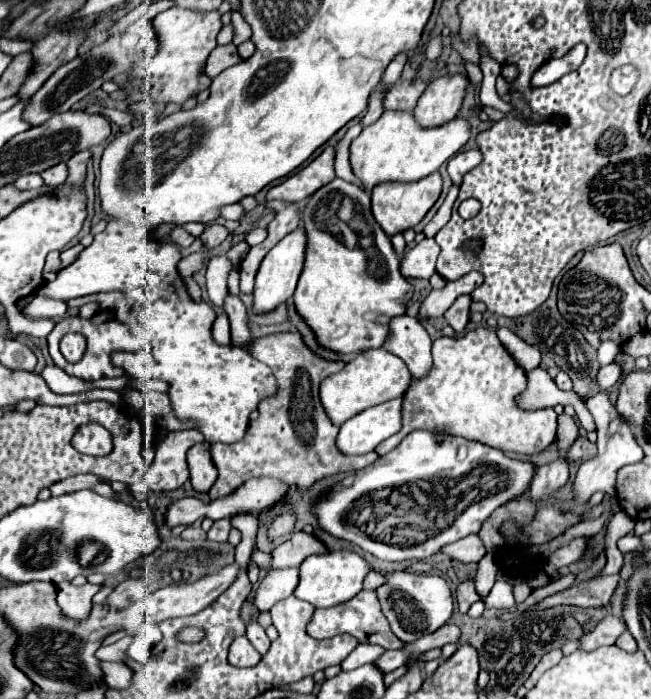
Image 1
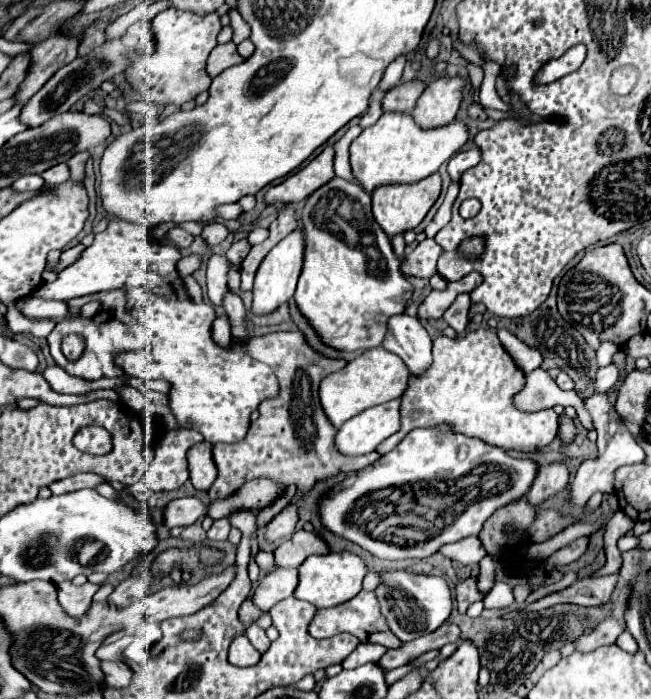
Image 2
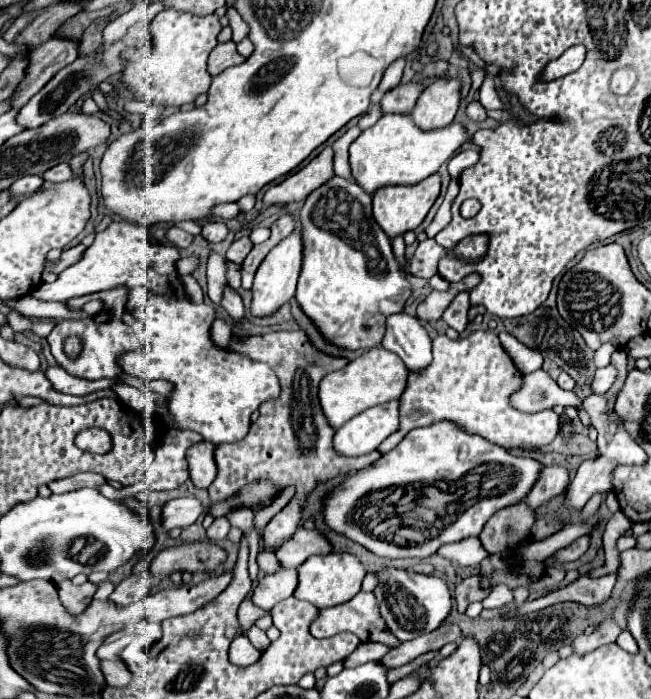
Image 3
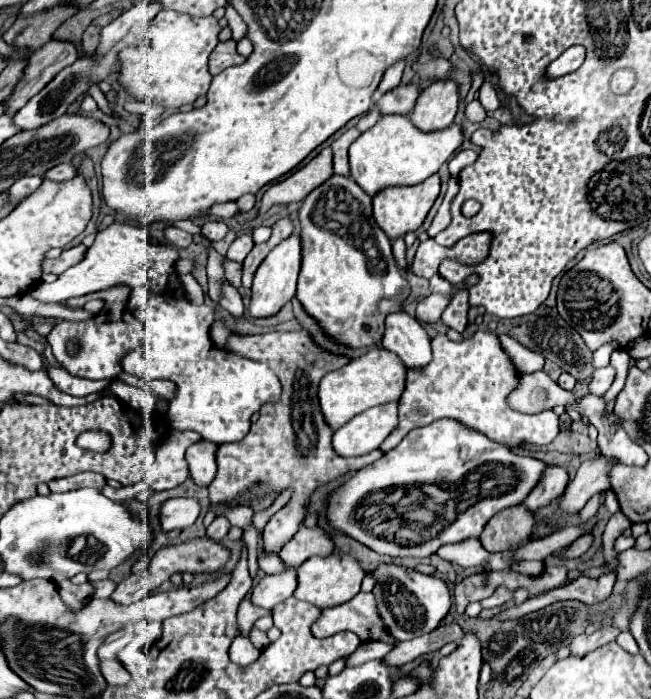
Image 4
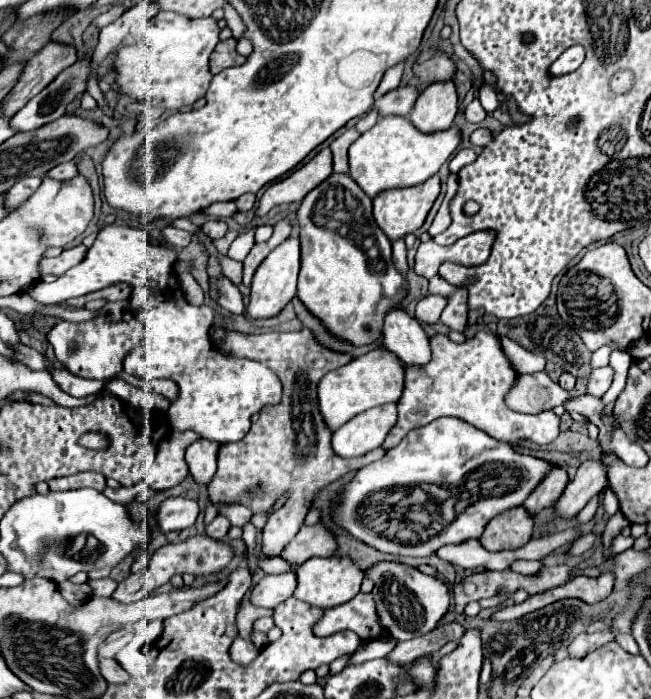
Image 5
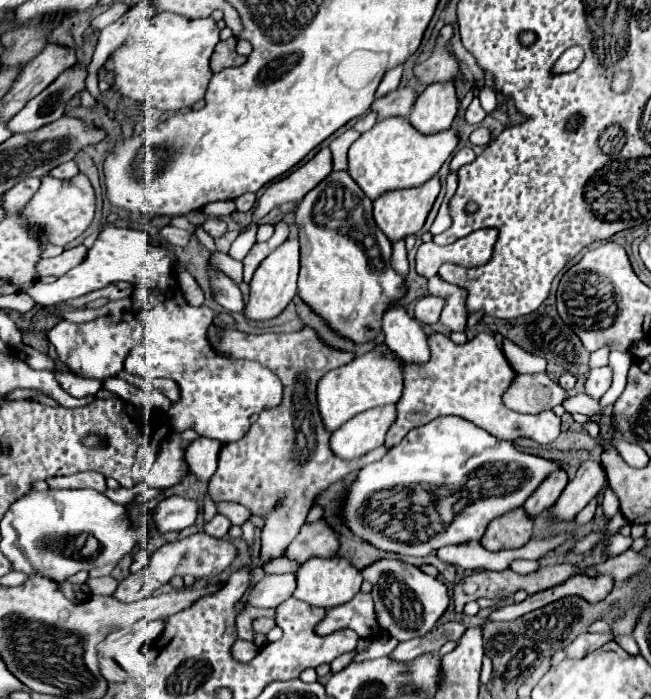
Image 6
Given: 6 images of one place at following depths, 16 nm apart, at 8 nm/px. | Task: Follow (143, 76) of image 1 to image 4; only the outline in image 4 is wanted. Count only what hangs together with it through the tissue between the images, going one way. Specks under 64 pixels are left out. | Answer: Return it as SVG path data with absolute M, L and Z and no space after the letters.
M162 10L154 16L154 20L146 28L146 44L124 48L120 52L120 84L138 100L160 100L164 98L164 108L180 108L184 104L192 104L198 96L208 92L210 86L210 72L208 72L208 56L218 44L218 34L220 34L220 24L216 16L206 16L206 18L194 18L194 16L184 16L182 12L172 12L172 10Z

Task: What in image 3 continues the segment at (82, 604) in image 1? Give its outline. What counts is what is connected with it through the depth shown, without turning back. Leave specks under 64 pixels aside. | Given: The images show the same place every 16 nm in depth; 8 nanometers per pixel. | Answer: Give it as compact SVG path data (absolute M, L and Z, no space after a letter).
M70 580L58 584L60 602L74 616L82 614L88 608L88 604L90 604L90 600L92 600L92 596L94 596L96 590L98 590L98 586L90 584L90 582L82 584L82 586L74 586Z

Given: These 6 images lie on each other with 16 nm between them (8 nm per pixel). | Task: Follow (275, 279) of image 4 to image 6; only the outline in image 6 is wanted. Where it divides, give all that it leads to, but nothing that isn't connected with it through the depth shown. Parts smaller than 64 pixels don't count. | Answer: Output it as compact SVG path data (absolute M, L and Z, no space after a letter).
M288 238L284 244L280 244L270 256L264 258L264 262L254 272L254 278L250 282L250 300L244 308L246 318L250 320L268 320L276 318L296 296L296 278L300 268L300 248L296 238Z

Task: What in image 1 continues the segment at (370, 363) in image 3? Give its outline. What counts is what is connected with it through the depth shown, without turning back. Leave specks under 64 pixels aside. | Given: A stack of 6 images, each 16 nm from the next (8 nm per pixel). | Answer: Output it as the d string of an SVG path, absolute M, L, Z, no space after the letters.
M370 348L360 352L340 372L336 372L334 376L328 376L320 384L320 400L330 420L336 426L342 426L348 418L356 416L362 410L402 396L408 390L410 380L412 380L410 370L398 356L394 356L386 348Z

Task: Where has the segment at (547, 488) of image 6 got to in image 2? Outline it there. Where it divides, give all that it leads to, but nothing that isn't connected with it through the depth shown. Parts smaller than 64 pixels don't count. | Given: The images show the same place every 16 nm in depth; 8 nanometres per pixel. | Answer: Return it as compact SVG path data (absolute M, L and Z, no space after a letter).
M552 462L548 466L540 466L540 472L536 474L536 480L532 482L532 488L528 492L528 500L538 506L546 498L554 496L568 484L568 468L564 462Z

